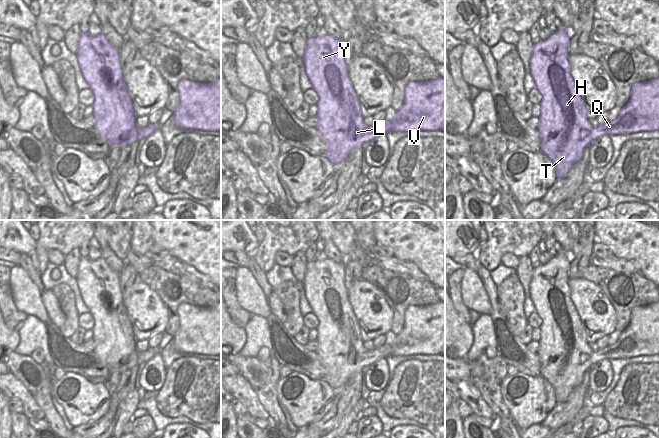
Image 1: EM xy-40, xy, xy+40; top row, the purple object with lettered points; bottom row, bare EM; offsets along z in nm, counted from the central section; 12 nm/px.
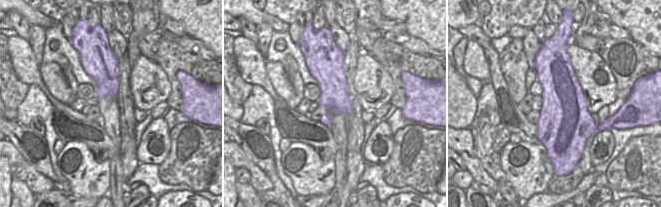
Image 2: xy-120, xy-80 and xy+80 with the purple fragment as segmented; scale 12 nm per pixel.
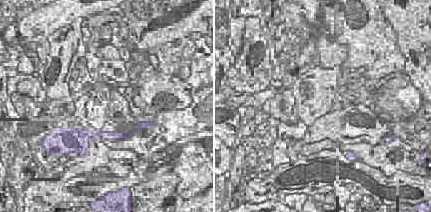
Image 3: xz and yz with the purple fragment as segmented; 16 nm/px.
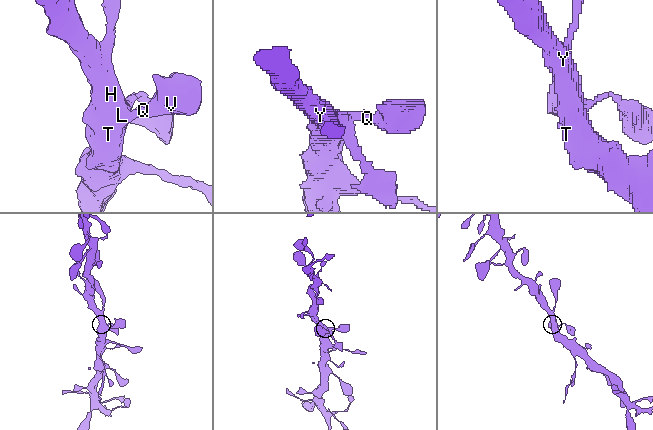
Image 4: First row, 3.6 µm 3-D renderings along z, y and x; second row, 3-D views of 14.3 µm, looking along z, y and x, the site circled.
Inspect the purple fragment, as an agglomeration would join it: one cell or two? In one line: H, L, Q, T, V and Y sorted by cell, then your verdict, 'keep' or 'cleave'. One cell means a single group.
groups H L Q T V Y; keep

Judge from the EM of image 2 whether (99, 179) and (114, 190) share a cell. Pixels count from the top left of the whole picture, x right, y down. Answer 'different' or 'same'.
different

